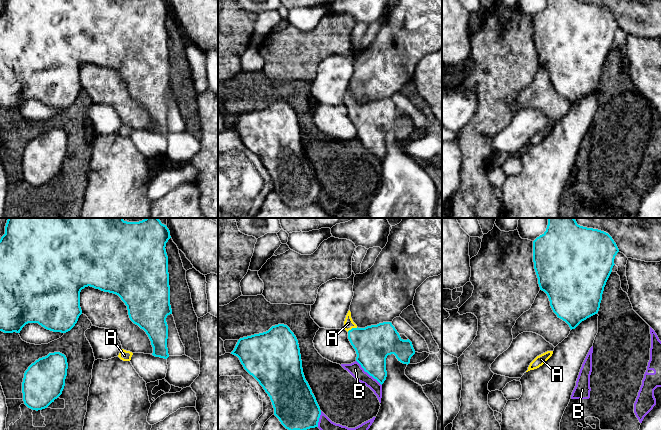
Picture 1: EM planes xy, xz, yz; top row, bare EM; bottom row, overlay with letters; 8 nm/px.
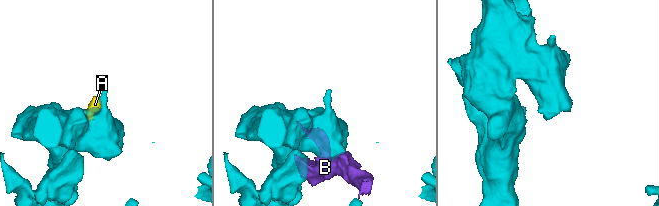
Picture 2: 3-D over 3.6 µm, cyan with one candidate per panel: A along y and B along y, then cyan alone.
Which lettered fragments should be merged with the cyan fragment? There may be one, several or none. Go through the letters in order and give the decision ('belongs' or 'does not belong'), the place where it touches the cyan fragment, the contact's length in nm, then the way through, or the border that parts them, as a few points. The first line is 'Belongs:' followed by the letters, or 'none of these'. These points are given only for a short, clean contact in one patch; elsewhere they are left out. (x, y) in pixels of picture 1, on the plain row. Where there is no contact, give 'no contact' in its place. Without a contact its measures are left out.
Belongs: A
A: belongs | xz (352, 104) | 90 nm | across xz (373, 120), (365, 117), (352, 104), (348, 99)
B: does not belong | xz (368, 149) | 300 nm

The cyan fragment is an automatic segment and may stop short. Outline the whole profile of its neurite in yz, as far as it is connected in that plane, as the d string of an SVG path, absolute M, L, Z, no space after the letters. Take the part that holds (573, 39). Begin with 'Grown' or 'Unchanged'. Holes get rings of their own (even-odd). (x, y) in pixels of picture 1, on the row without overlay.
Unchanged. M548 0L546 7L533 17L533 38L540 66L547 70L553 88L565 97L571 106L598 89L604 63L618 28L616 19L608 9L578 0Z

